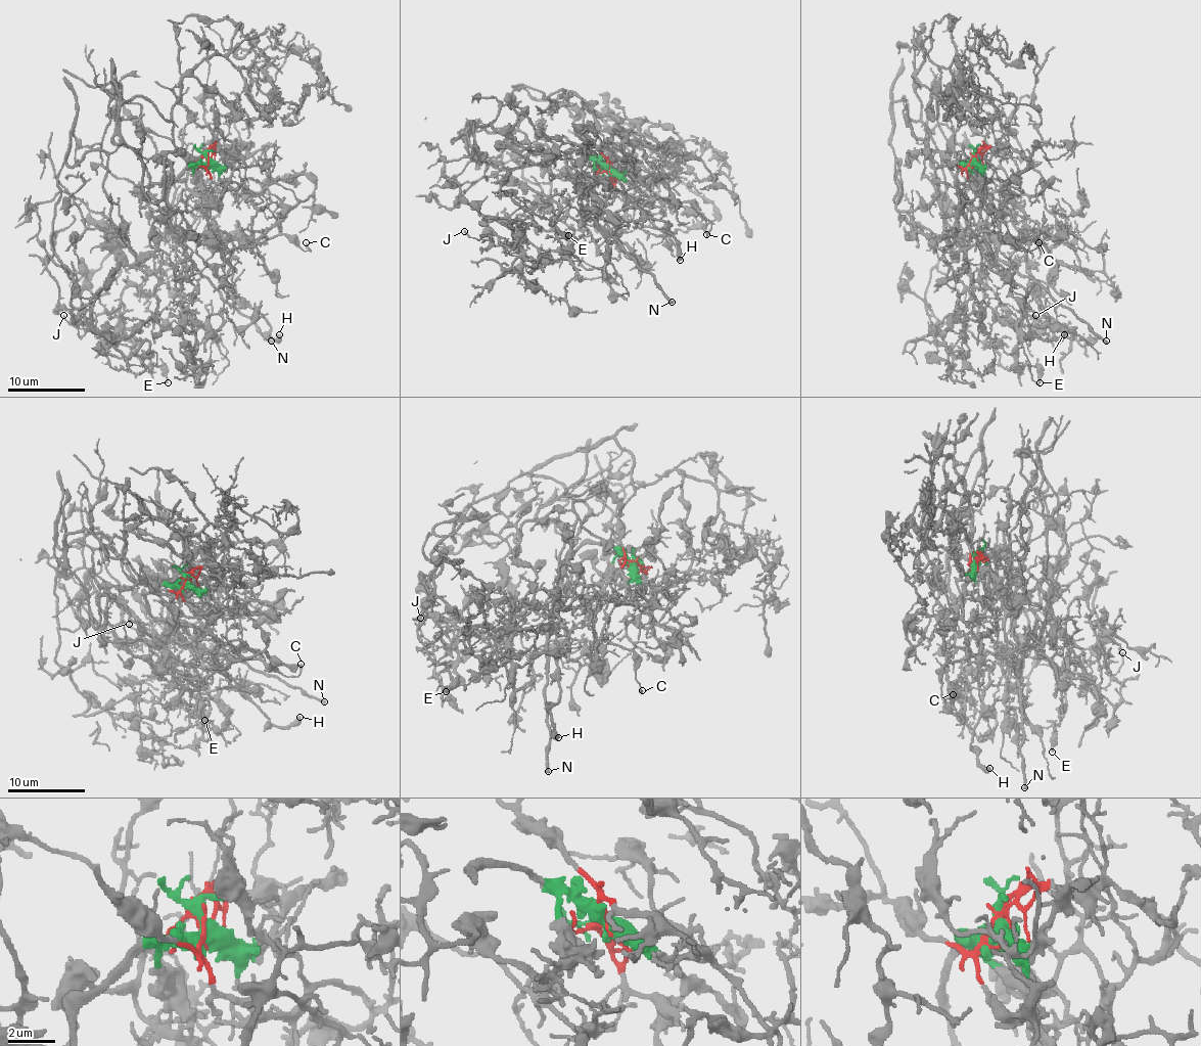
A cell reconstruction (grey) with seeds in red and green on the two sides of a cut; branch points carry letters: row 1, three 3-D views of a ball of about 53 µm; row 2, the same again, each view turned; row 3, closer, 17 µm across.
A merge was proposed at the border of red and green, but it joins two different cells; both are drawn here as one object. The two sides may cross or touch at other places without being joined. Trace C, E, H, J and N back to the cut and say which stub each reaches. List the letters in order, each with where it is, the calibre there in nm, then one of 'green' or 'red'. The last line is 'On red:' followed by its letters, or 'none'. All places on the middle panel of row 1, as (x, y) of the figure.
C: place (706, 234); calibre 150 nm; red
E: place (568, 235); calibre 200 nm; red
H: place (680, 260); calibre 440 nm; red
J: place (464, 231); calibre 130 nm; red
N: place (672, 302); calibre 280 nm; green
On red: C, E, H, J

